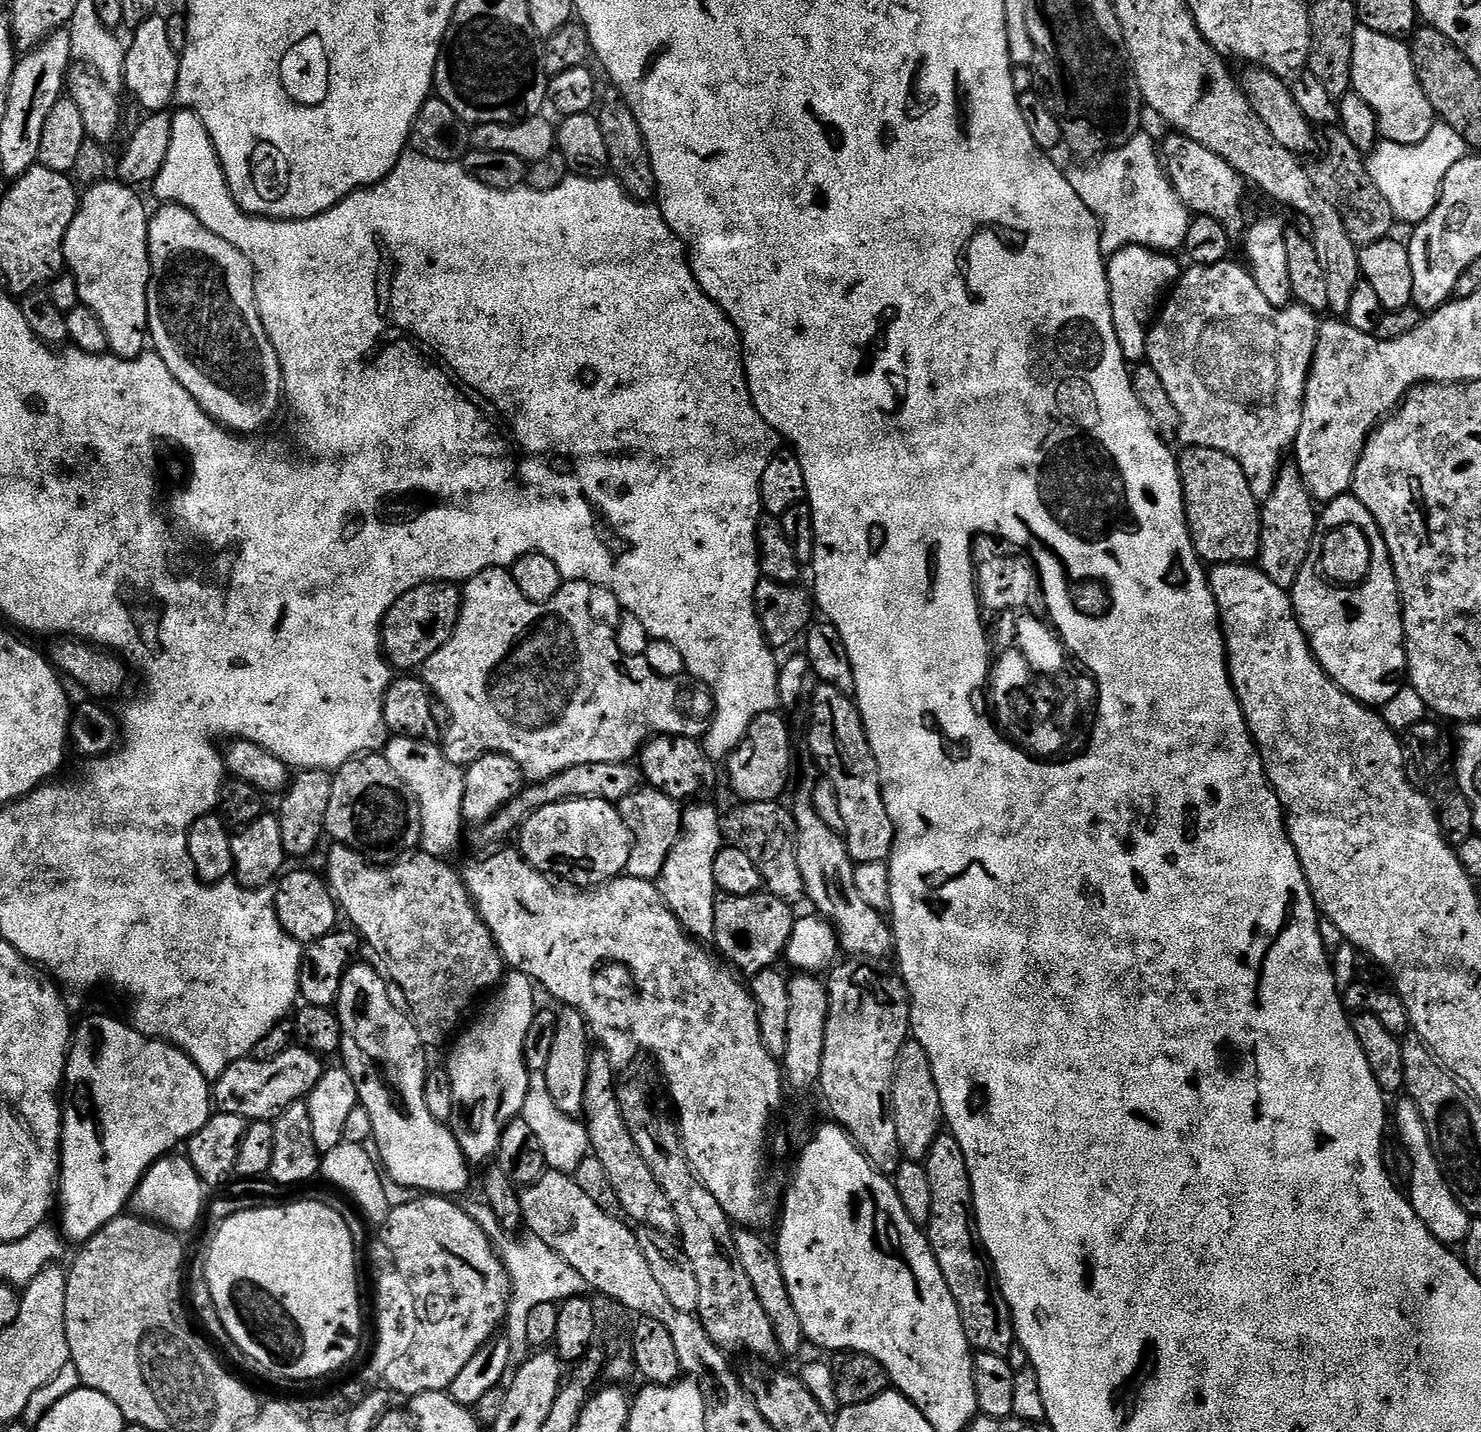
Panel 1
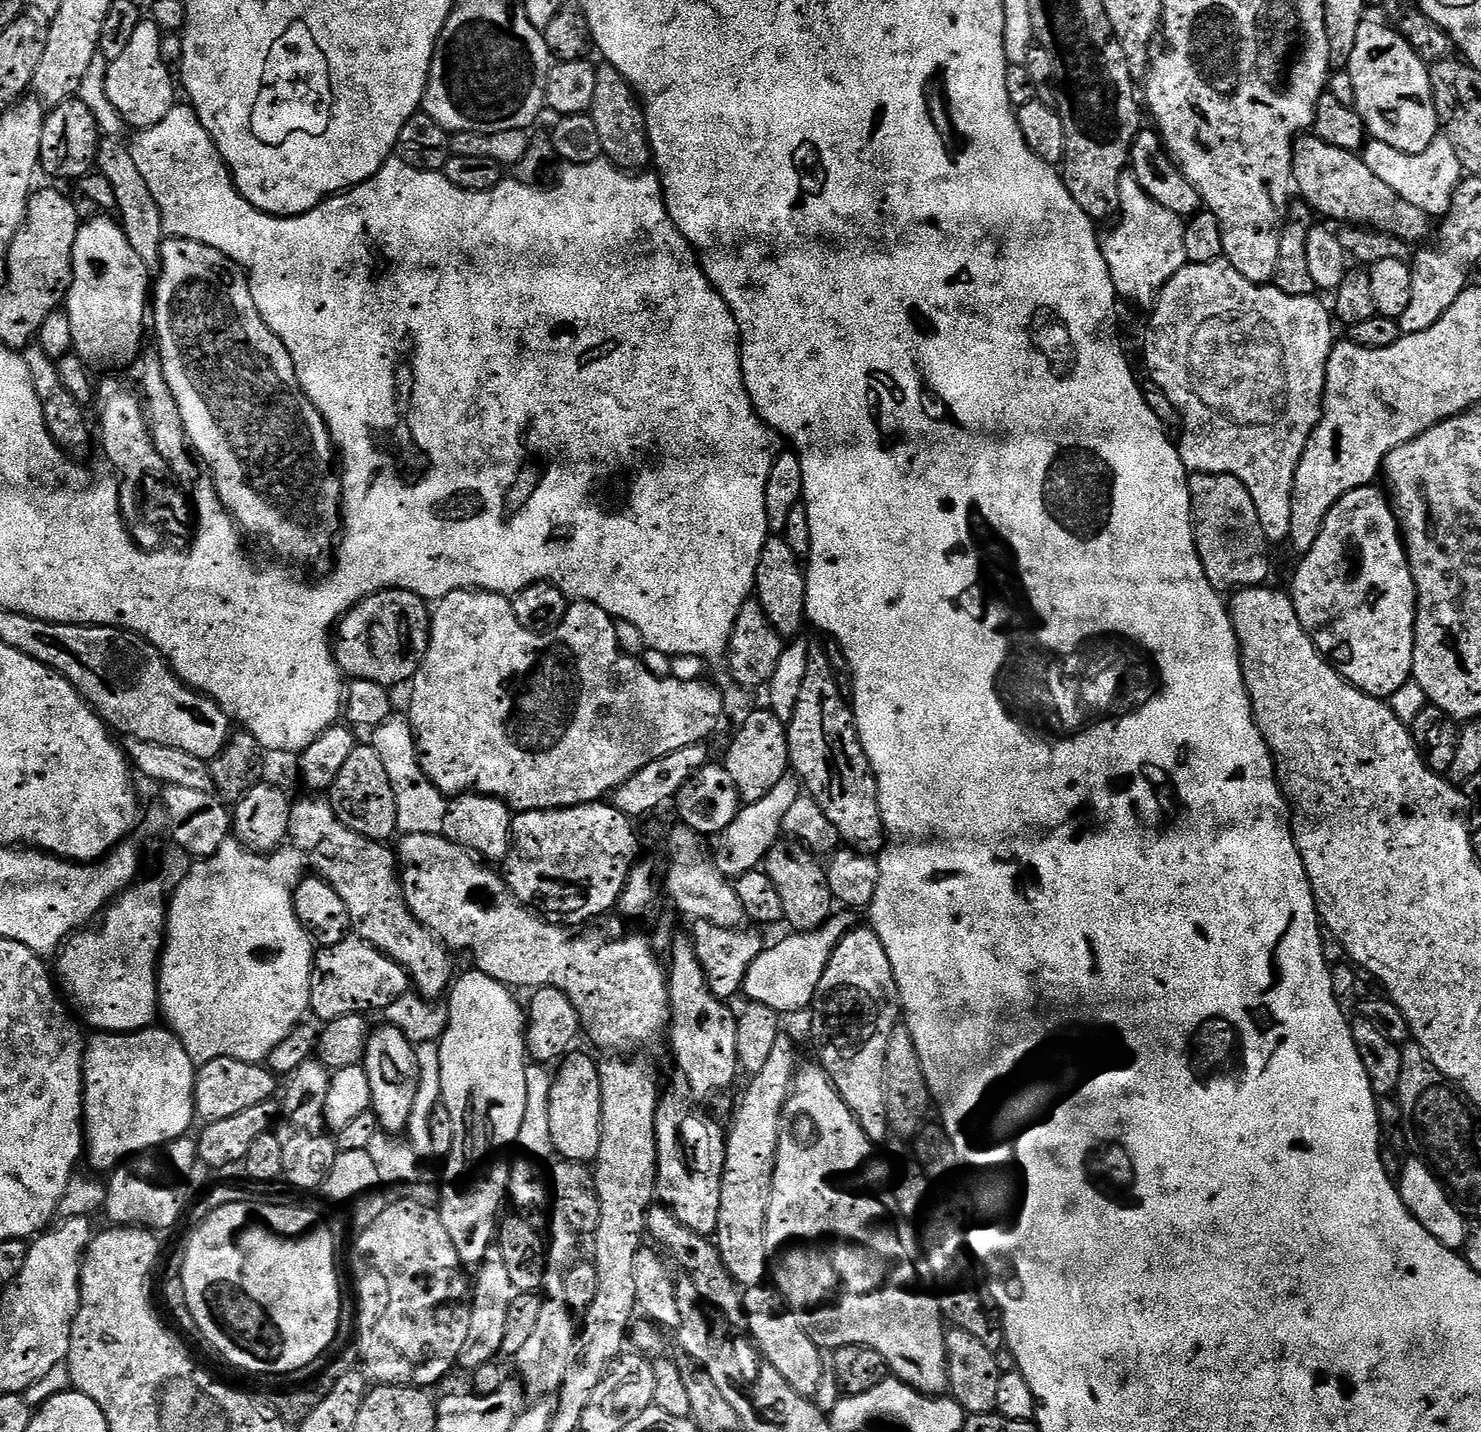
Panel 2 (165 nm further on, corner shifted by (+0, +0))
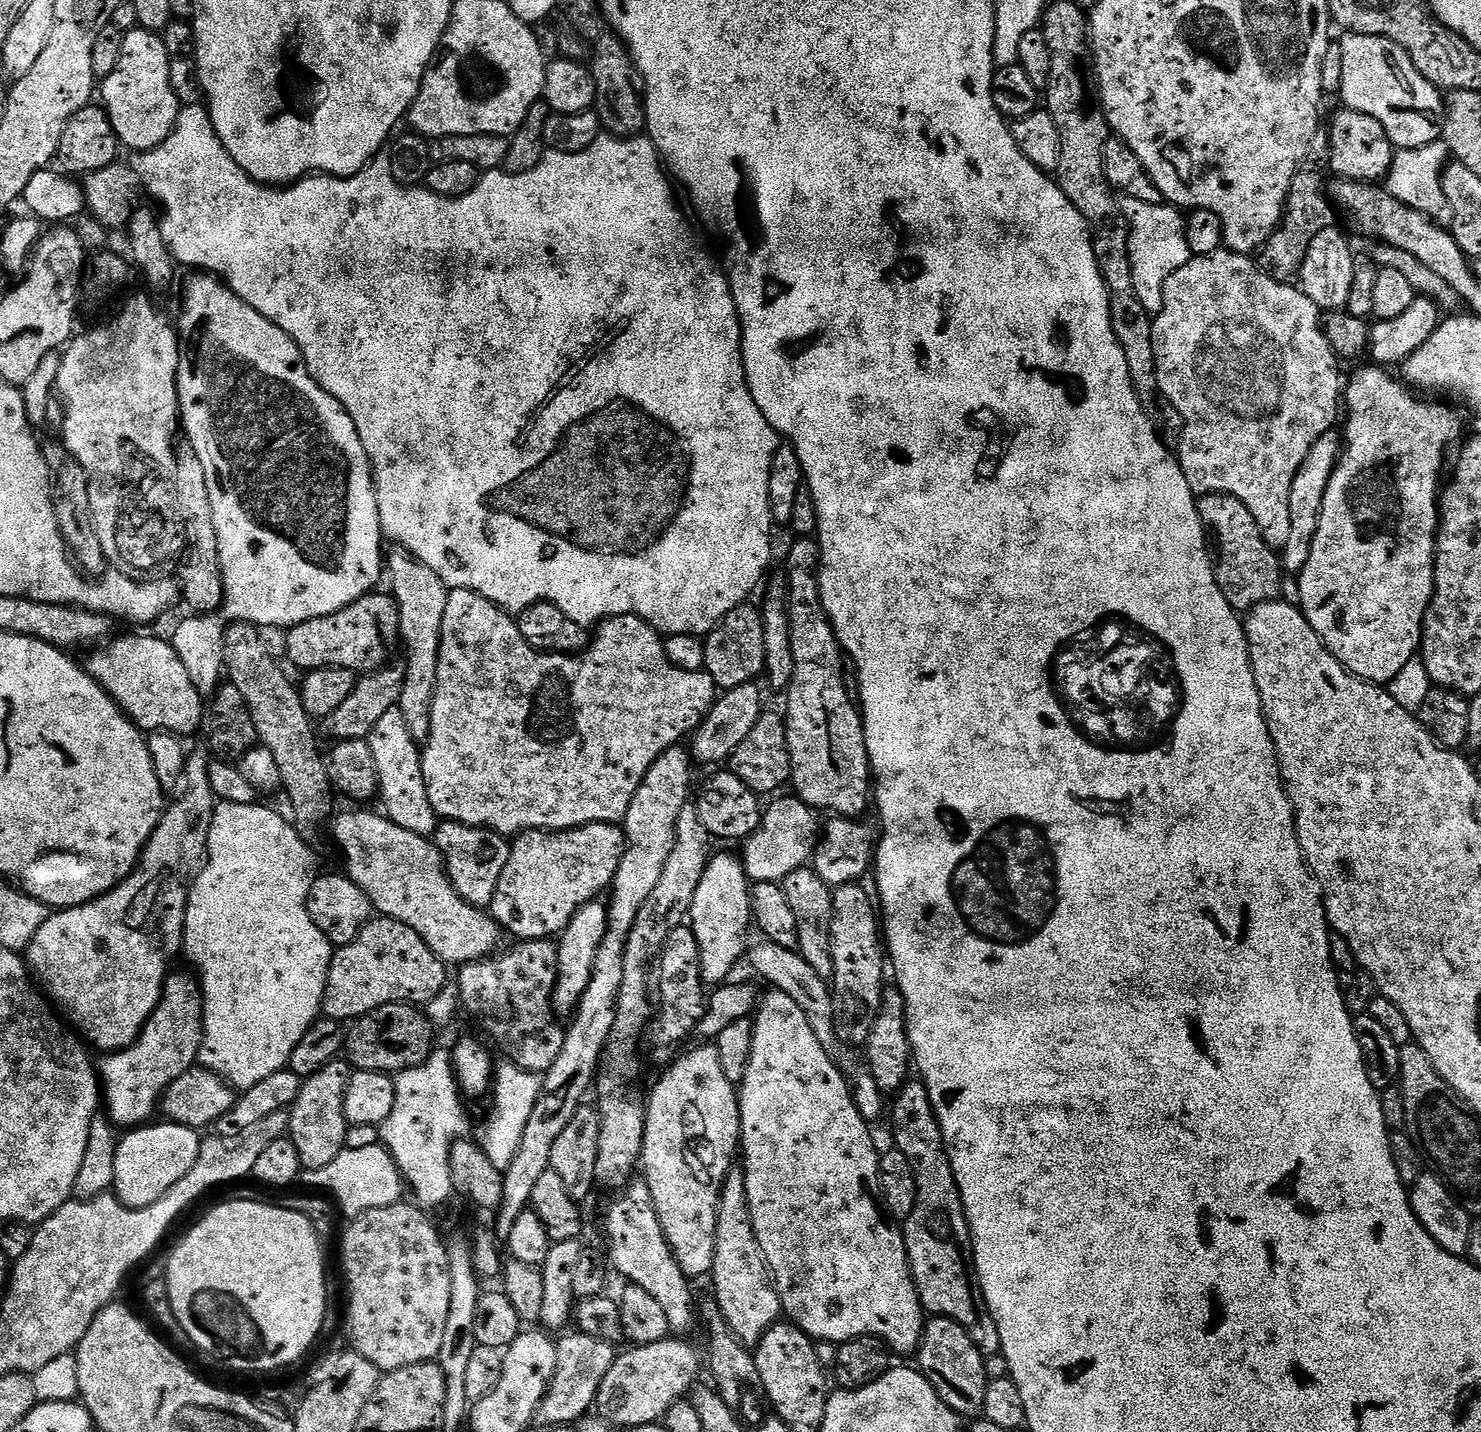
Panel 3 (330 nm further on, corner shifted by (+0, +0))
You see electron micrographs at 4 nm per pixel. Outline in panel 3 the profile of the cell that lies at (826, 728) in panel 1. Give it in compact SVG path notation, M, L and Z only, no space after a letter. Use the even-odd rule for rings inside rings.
M796 538L793 539L792 549L788 552L788 572L786 571L786 579L788 581L788 613L790 614L790 646L794 646L794 674L792 675L792 685L786 689L786 696L788 696L788 712L786 711L786 723L788 725L788 753L790 754L790 762L792 763L792 779L790 781L791 787L793 788L795 795L800 797L802 802L806 802L811 806L813 810L819 810L821 813L832 812L828 814L835 814L840 818L860 818L863 817L863 812L870 808L870 765L868 763L868 751L866 750L866 742L864 741L864 722L862 719L861 709L858 707L857 701L854 699L853 693L852 696L848 693L848 688L844 685L844 664L846 665L846 656L840 647L840 639L836 636L836 632L832 628L832 620L826 614L824 609L824 603L820 597L820 578L818 575L818 569L820 566L820 545L815 539L812 538Z

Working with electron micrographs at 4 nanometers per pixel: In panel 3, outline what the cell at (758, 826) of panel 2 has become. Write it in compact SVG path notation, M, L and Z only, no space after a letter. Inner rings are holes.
M722 852L709 859L702 880L694 892L689 912L689 925L698 939L700 969L705 985L718 986L725 983L729 974L747 951L748 930L752 928L752 895L743 861Z

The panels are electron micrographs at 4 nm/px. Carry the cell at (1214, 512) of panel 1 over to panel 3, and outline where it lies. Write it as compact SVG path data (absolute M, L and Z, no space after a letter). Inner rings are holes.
M1210 494L1197 499L1196 509L1218 561L1215 565L1216 581L1226 602L1230 602L1237 613L1247 614L1262 602L1281 599L1280 587L1286 579L1281 557L1264 541L1258 522L1254 522L1254 514L1250 514L1246 505L1233 496Z

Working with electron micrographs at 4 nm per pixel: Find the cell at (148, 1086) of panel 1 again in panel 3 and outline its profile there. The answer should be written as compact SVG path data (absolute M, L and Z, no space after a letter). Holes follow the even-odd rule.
M191 971L169 975L164 981L164 993L160 996L154 1014L146 1022L140 1037L128 1048L107 1053L104 1061L99 1061L98 1075L102 1085L102 1104L108 1112L107 1119L120 1130L131 1130L147 1125L162 1104L162 1097L173 1080L182 1078L200 1059L200 1047L204 1041L204 994L200 990L197 977Z

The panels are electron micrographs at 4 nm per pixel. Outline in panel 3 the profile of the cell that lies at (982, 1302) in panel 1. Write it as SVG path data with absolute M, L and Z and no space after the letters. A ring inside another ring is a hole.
M909 1079L893 1100L896 1101L893 1104L891 1101L890 1116L892 1112L892 1124L896 1127L894 1148L906 1154L916 1179L916 1205L903 1221L902 1231L920 1305L925 1313L958 1322L984 1357L998 1355L1001 1353L998 1322L994 1322L994 1314L990 1314L990 1306L986 1306L980 1289L976 1261L972 1258L972 1231L968 1228L948 1147L944 1145L944 1135L923 1079Z

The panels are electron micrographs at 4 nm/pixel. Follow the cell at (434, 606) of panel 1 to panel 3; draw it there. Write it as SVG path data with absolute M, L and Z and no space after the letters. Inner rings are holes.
M373 591L350 606L322 618L310 618L306 622L287 629L288 660L296 668L345 668L357 674L377 672L401 647L400 615L391 595Z

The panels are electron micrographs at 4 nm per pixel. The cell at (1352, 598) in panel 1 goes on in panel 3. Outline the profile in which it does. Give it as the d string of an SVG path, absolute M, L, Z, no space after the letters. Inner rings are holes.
M1367 367L1360 368L1353 374L1352 381L1349 384L1347 381L1346 391L1342 396L1343 403L1346 405L1346 416L1348 412L1348 421L1344 424L1344 432L1342 431L1342 451L1330 482L1326 486L1326 494L1322 498L1320 521L1318 530L1314 534L1314 546L1310 546L1310 558L1306 558L1306 566L1298 574L1298 580L1300 580L1298 607L1310 622L1312 629L1318 634L1320 641L1332 651L1334 658L1347 672L1357 676L1359 680L1367 680L1370 684L1386 686L1394 678L1394 674L1398 674L1398 670L1402 670L1402 666L1406 666L1406 662L1410 662L1417 655L1420 637L1424 635L1424 619L1436 585L1436 529L1440 525L1440 493L1442 491L1440 471L1444 468L1444 455L1447 454L1448 447L1456 439L1459 441L1465 432L1459 414L1450 405L1435 404L1432 401L1435 399L1432 398L1421 398L1397 377L1396 381L1388 373L1391 371L1383 367Z

